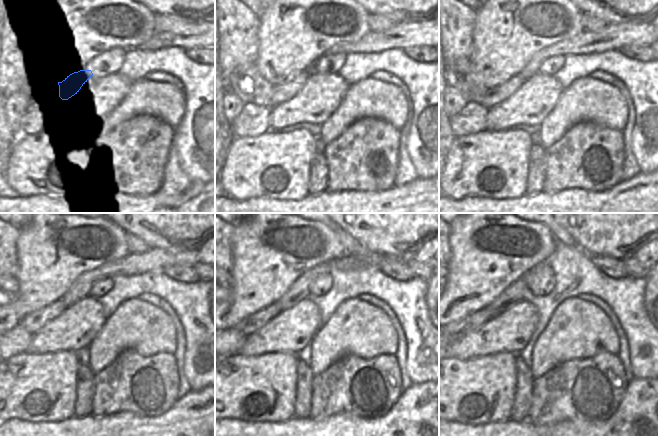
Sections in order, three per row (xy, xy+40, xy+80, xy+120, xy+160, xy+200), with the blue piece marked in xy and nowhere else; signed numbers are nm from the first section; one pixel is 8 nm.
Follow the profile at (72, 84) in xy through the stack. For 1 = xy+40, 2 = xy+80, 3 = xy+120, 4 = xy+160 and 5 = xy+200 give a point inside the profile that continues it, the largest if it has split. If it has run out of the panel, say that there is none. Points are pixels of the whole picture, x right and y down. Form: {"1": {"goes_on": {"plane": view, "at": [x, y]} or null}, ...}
{"1": {"goes_on": {"plane": "xy+40", "at": [282, 92]}}, "2": {"goes_on": {"plane": "xy+80", "at": [500, 92]}}, "3": {"goes_on": {"plane": "xy+120", "at": [32, 322]}}, "4": {"goes_on": {"plane": "xy+160", "at": [253, 322]}}, "5": {"goes_on": {"plane": "xy+200", "at": [473, 321]}}}

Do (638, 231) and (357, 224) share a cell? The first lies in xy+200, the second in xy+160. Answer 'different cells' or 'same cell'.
same cell

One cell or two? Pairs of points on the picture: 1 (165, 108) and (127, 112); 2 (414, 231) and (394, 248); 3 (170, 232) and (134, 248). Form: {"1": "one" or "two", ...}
{"1": "one", "2": "one", "3": "two"}

